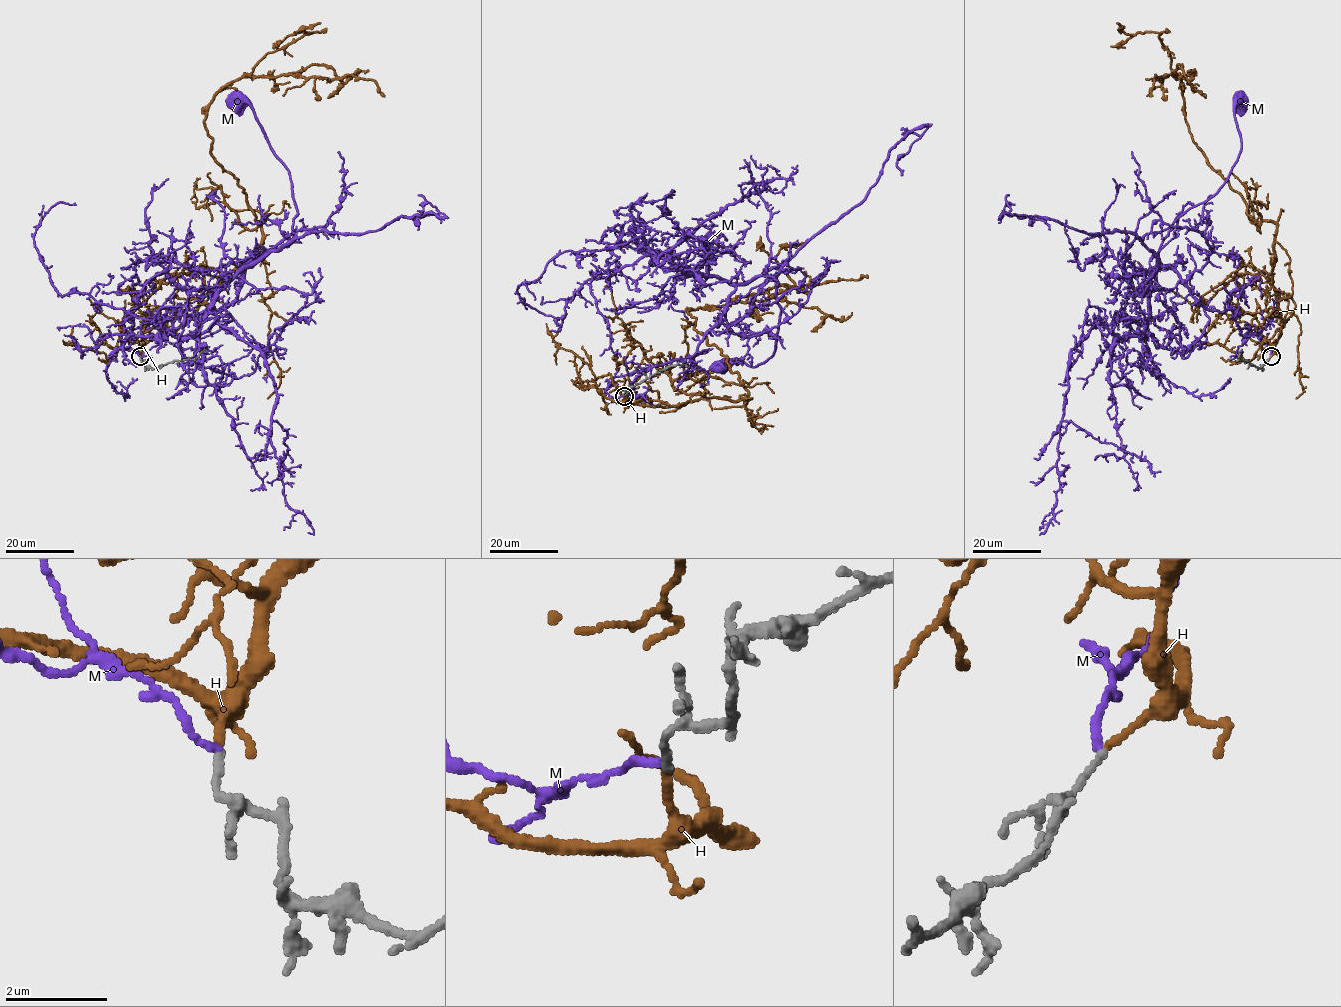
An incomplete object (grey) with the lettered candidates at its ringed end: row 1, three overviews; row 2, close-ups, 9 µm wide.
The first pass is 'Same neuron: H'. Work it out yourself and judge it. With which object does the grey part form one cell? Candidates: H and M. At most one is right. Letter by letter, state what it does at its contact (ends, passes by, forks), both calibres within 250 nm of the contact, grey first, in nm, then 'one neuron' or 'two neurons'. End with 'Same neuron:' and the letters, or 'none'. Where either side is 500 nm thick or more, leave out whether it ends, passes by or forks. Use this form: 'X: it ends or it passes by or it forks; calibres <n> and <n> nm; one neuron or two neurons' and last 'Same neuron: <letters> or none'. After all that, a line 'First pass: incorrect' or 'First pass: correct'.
H: it ends; calibres 130 and 120 nm; one neuron
M: it ends; calibres 130 and 110 nm; two neurons
Same neuron: H
First pass: correct

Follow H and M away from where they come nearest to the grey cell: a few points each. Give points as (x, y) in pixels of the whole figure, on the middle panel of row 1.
H: (624, 396), (662, 406), (702, 398), (745, 402), (739, 375), (687, 312), (792, 286), (776, 256), (804, 243)
M: (624, 396), (605, 391), (615, 376), (692, 356), (735, 288), (777, 268), (774, 353), (757, 366), (720, 364)

